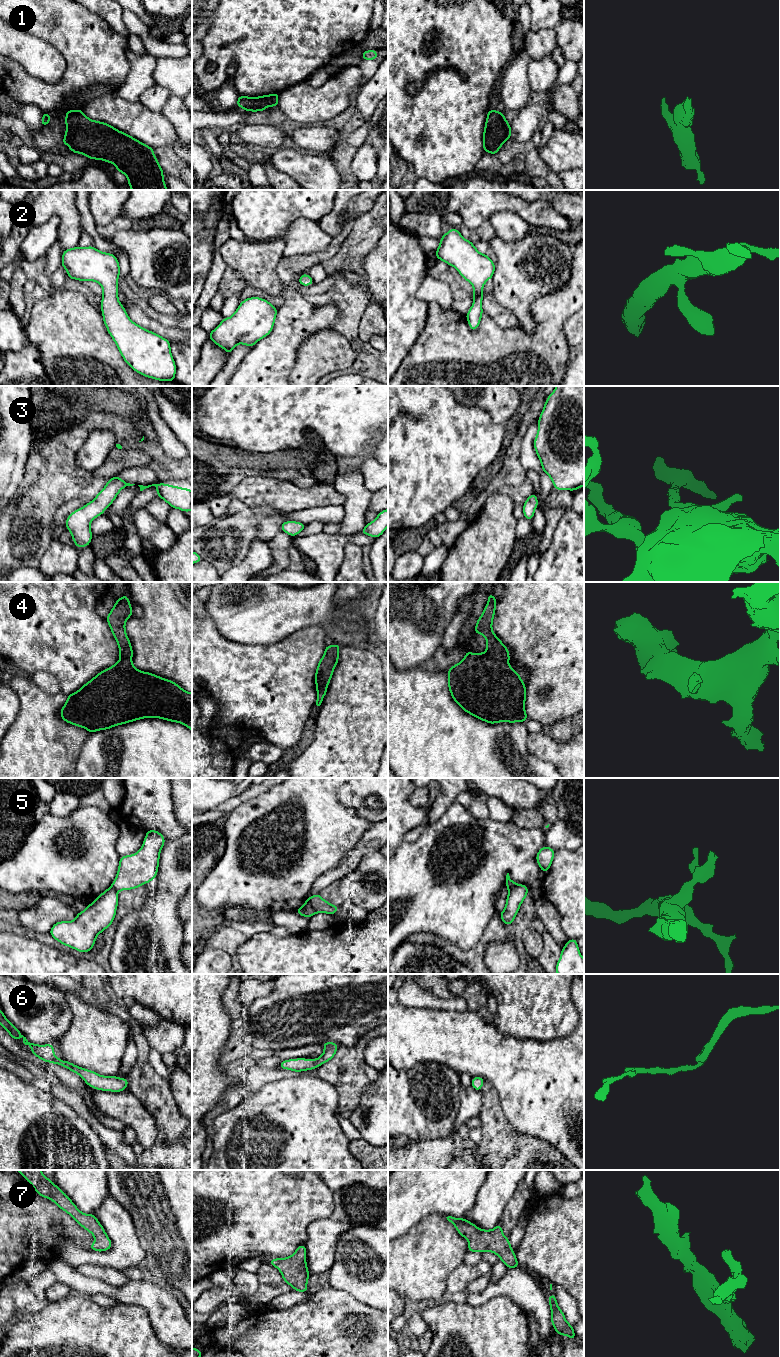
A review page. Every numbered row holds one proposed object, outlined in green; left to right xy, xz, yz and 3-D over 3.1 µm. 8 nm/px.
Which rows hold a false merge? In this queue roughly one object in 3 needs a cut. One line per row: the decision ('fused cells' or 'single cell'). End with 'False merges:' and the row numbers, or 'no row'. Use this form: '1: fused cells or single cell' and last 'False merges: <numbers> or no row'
1: single cell
2: single cell
3: single cell
4: single cell
5: fused cells
6: single cell
7: single cell
False merges: 5

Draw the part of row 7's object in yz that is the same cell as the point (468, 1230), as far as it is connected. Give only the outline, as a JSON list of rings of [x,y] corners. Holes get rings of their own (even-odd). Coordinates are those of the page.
[[[452,1216],[446,1218],[456,1227],[458,1233],[469,1241],[469,1252],[490,1251],[496,1254],[507,1268],[520,1267],[509,1238],[504,1236],[500,1223],[492,1230],[483,1230],[464,1218]]]

